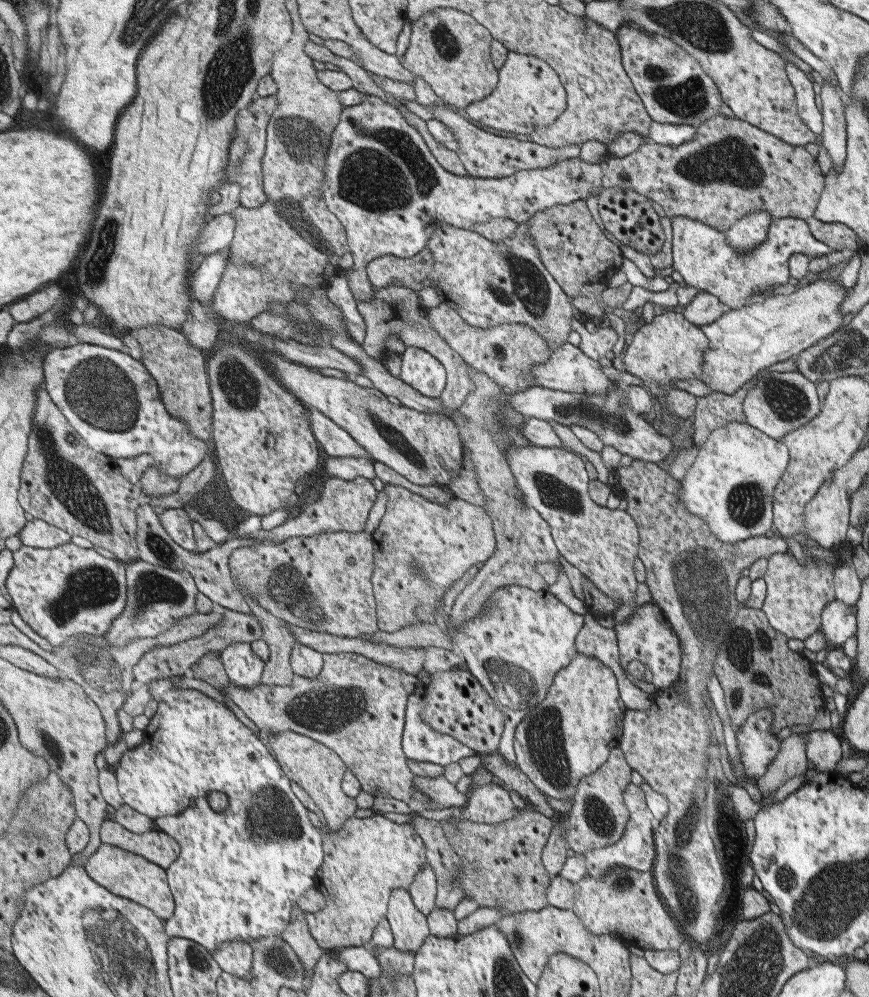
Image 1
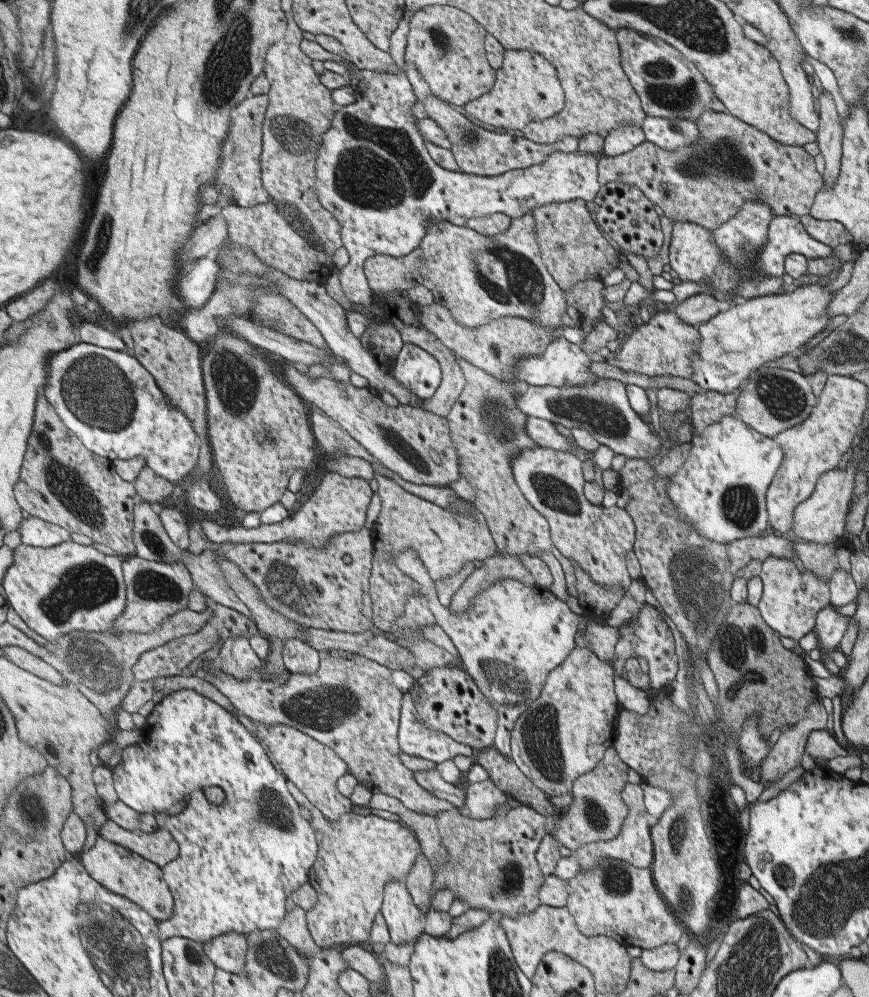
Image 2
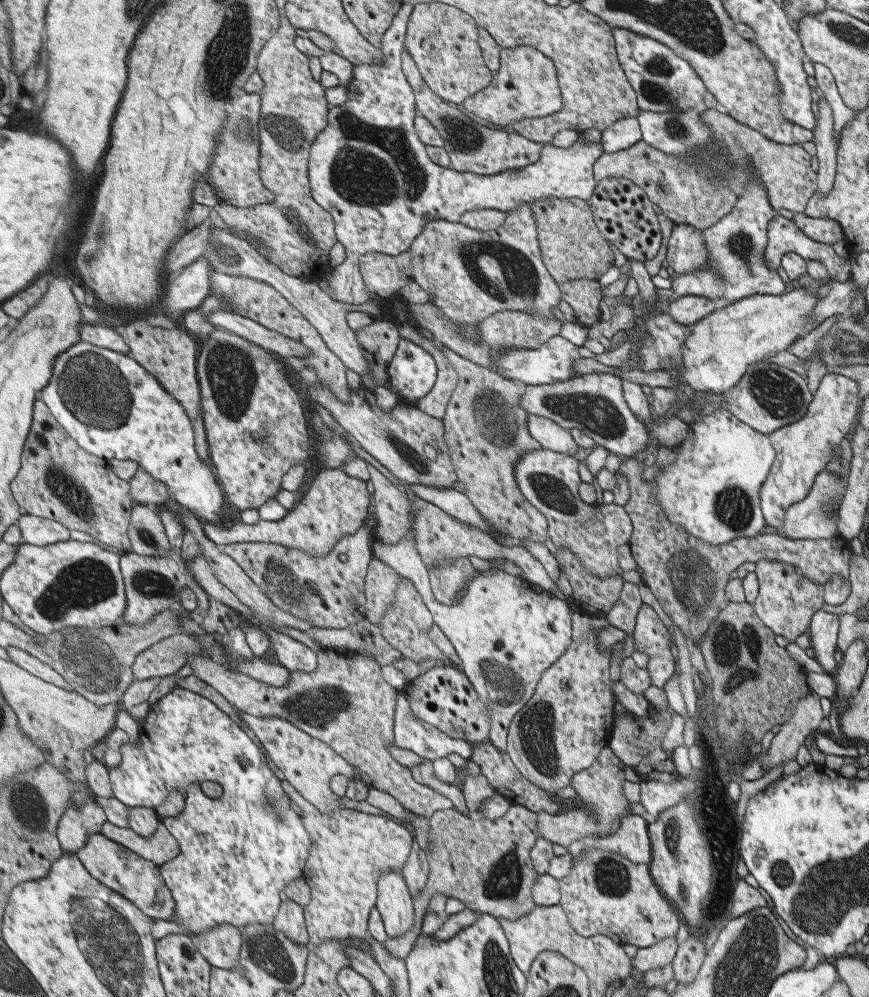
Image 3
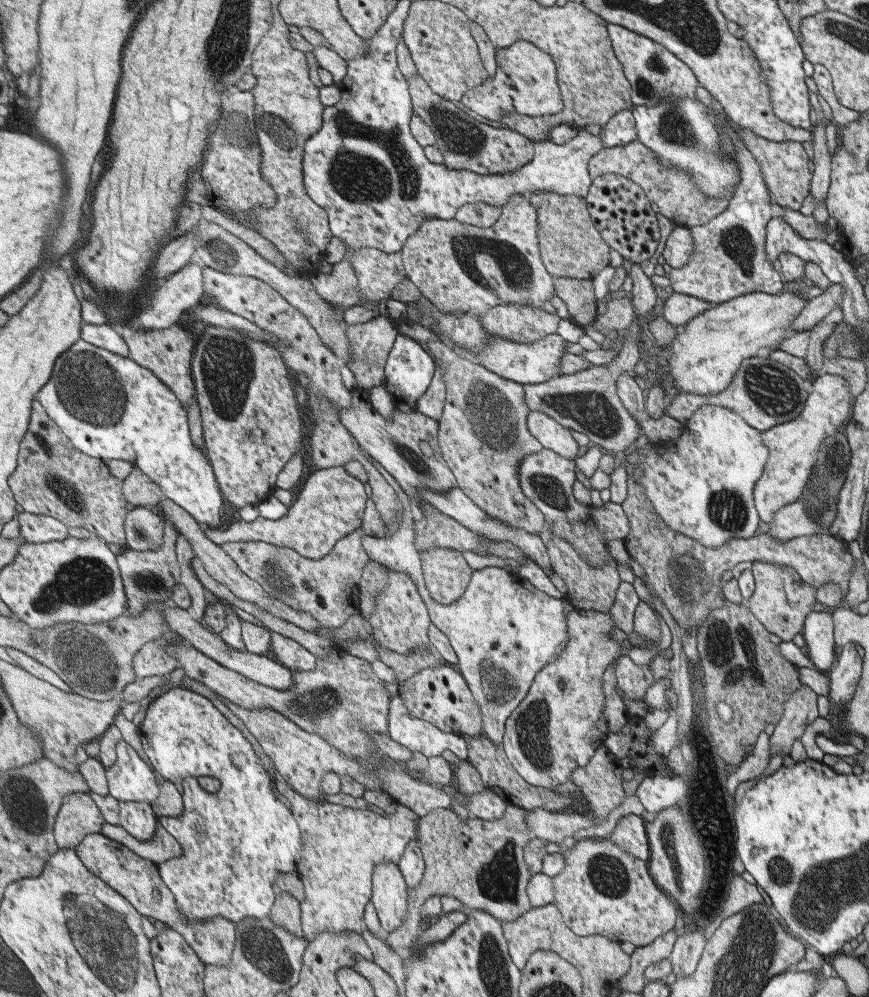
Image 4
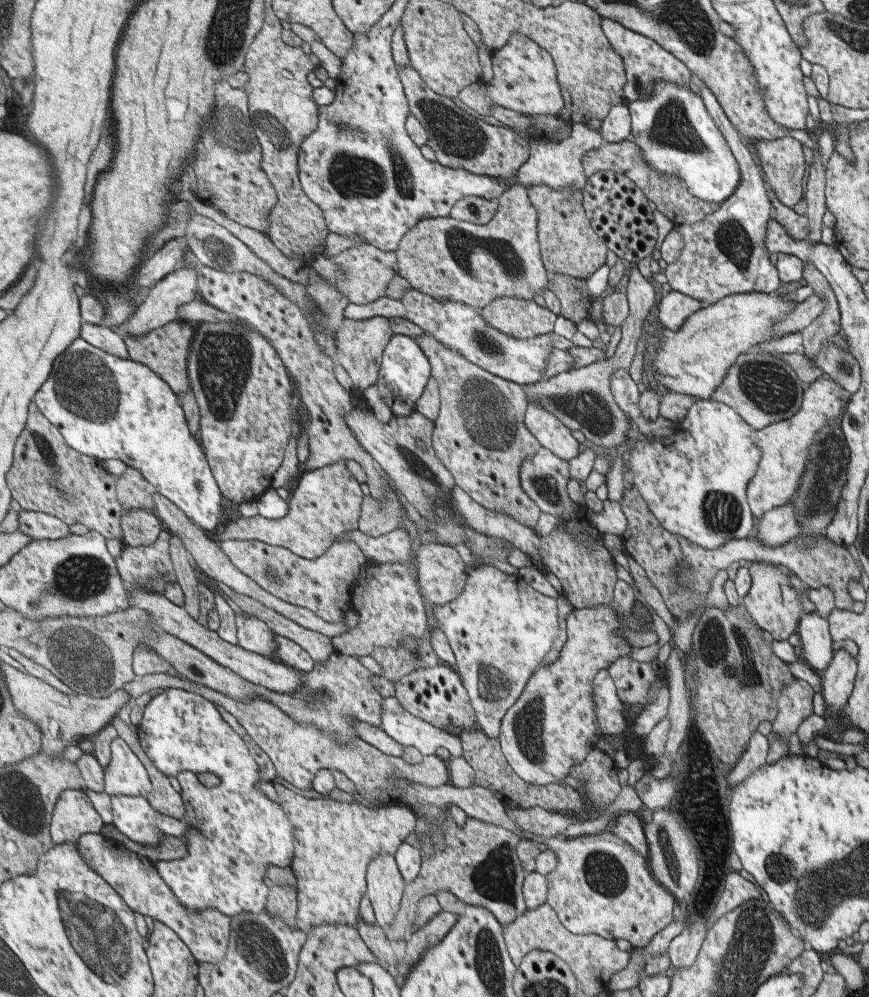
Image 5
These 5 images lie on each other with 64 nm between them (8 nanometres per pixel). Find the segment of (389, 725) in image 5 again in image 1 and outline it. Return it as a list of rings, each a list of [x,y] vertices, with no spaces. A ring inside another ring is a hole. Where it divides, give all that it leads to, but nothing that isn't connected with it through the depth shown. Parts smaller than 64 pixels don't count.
[[[417,692],[411,693],[411,712],[407,712],[407,740],[402,750],[407,752],[406,760],[428,762],[444,768],[446,764],[457,763],[459,758],[473,756],[474,750],[467,748],[455,738],[433,730],[423,717],[423,704]]]

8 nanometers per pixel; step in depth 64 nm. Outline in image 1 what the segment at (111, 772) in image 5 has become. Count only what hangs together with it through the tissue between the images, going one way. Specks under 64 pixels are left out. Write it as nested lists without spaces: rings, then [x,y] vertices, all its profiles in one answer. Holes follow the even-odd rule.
[[[173,676],[159,679],[151,684],[152,695],[158,702],[158,708],[145,729],[146,742],[143,742],[142,746],[128,749],[120,758],[117,766],[112,768],[119,782],[119,790],[125,803],[141,814],[152,818],[158,825],[158,830],[170,834],[182,846],[181,854],[167,870],[167,878],[169,878],[169,884],[176,900],[175,914],[171,920],[167,920],[167,932],[171,932],[172,938],[188,938],[199,942],[212,953],[215,953],[219,949],[219,945],[223,945],[227,941],[251,943],[255,939],[263,937],[283,936],[283,931],[287,931],[287,925],[291,923],[292,906],[298,905],[303,896],[307,896],[307,891],[318,884],[316,881],[318,880],[318,872],[323,863],[326,862],[323,834],[309,820],[309,810],[303,806],[303,802],[299,800],[297,794],[291,790],[291,779],[286,776],[282,764],[279,764],[259,732],[253,726],[247,726],[245,721],[223,702],[207,696],[201,690],[179,687],[177,685],[179,679],[181,677]],[[213,791],[223,791],[228,794],[230,803],[227,810],[215,810],[211,806],[207,796]]]

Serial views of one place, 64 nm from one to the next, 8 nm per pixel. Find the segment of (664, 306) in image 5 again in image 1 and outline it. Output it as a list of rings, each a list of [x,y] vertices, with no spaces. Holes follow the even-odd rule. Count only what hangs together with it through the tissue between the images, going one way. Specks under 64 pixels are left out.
[[[701,291],[685,305],[681,316],[691,324],[700,327],[715,322],[715,319],[718,319],[729,309],[719,298]]]

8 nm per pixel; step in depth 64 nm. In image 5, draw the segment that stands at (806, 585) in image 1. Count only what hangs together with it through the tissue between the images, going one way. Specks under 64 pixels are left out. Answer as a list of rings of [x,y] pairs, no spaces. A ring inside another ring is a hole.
[[[753,562],[748,568],[751,585],[747,593],[740,597],[741,605],[747,610],[751,620],[761,630],[768,632],[775,641],[783,641],[787,636],[796,633],[799,624],[799,614],[803,607],[802,593],[798,583],[791,575],[777,570],[767,563]]]

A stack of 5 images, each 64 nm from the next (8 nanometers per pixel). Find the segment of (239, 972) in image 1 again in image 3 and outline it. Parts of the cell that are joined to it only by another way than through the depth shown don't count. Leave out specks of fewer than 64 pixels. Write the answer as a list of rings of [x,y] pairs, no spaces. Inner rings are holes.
[[[221,923],[219,927],[213,927],[194,937],[199,952],[212,966],[221,969],[233,969],[238,966],[241,945],[245,943],[241,928],[234,924]]]

